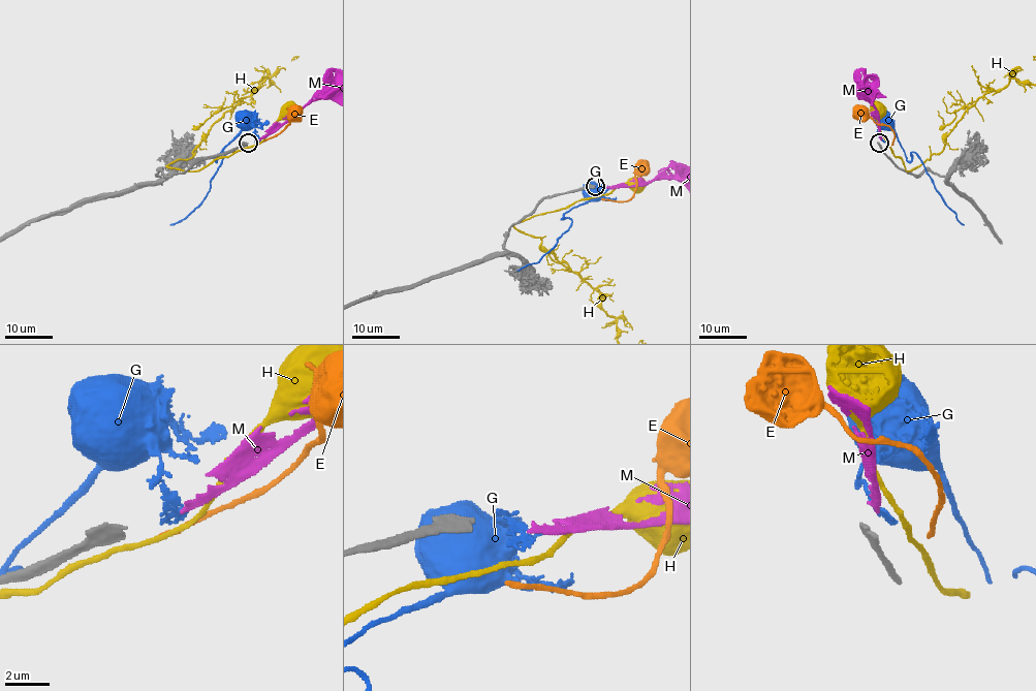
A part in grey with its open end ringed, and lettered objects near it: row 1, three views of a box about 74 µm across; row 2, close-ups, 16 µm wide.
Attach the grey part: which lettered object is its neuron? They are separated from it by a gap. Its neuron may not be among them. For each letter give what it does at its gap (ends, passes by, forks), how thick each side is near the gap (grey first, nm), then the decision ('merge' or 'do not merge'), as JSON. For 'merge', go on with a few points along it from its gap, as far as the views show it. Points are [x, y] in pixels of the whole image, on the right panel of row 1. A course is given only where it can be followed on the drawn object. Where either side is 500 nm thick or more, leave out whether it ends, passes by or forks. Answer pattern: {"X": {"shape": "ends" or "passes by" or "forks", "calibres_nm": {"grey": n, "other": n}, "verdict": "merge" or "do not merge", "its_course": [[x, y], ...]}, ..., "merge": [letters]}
{"E": {"shape": "ends", "calibres_nm": {"grey": 320, "other": 240}, "verdict": "do not merge"}, "G": {"shape": "ends", "calibres_nm": {"grey": 320, "other": 200}, "verdict": "do not merge"}, "H": {"shape": "passes by", "calibres_nm": {"grey": 320, "other": 200}, "verdict": "do not merge"}, "M": {"shape": "ends", "calibres_nm": {"grey": 320, "other": 240}, "verdict": "merge", "its_course": [[881, 139], [879, 113], [872, 101], [872, 92], [864, 88], [867, 86]]}, "merge": ["M"]}

